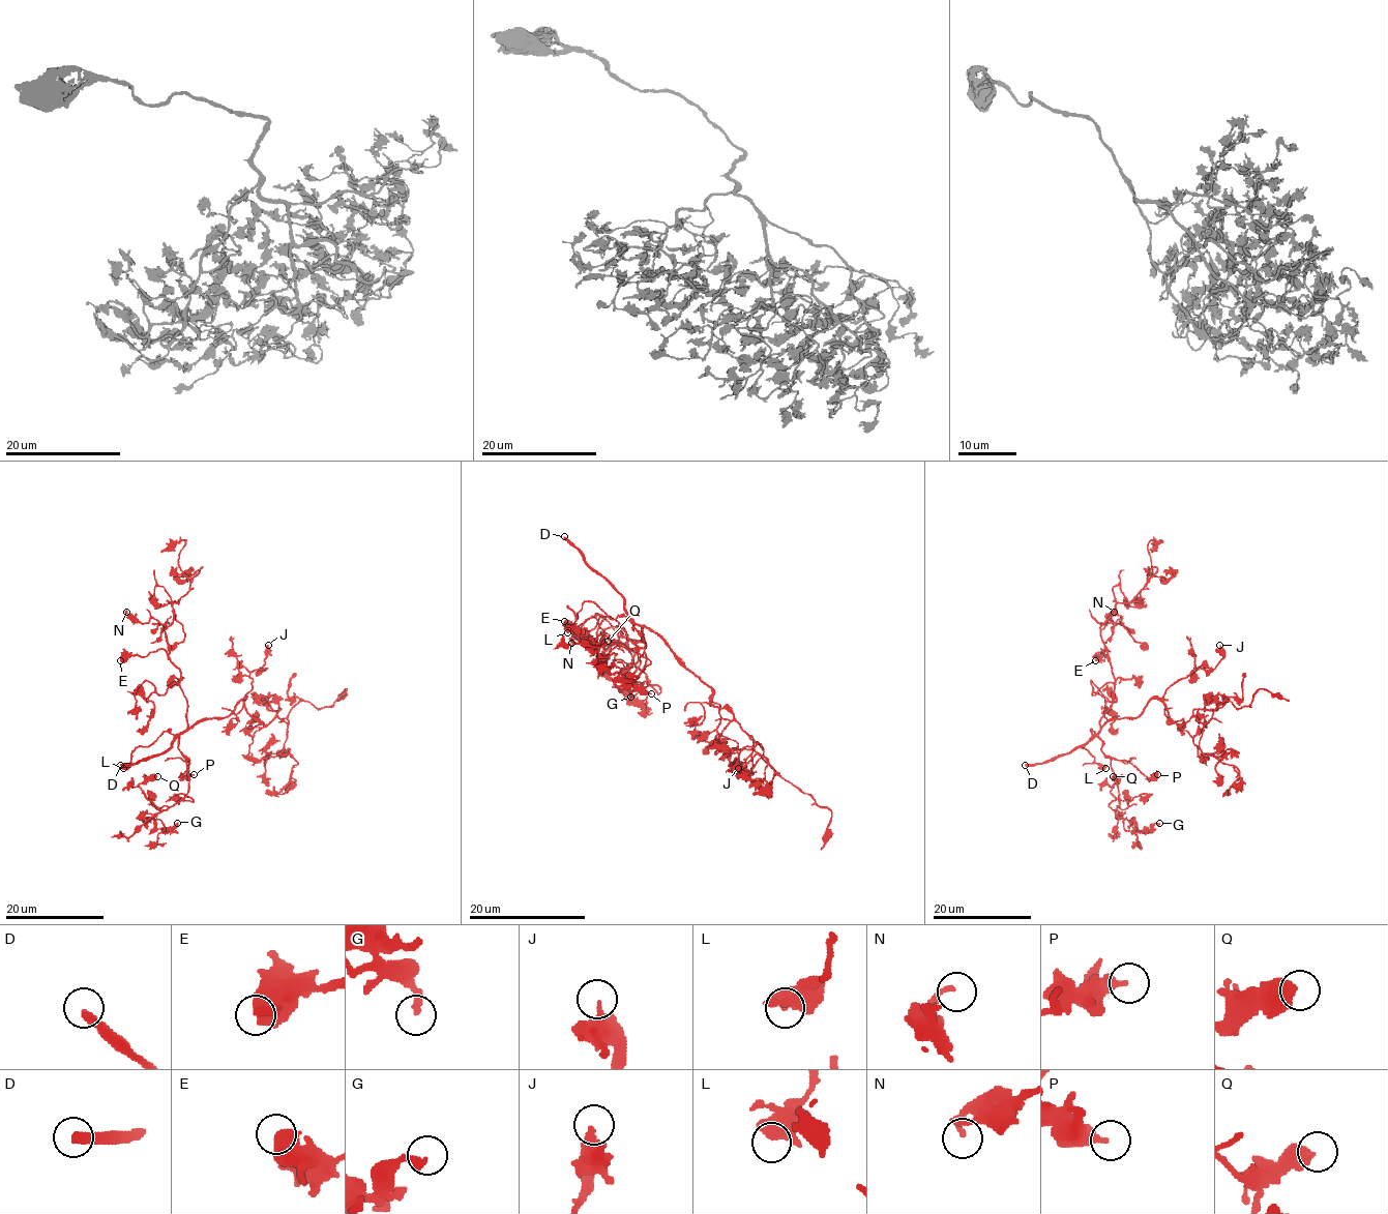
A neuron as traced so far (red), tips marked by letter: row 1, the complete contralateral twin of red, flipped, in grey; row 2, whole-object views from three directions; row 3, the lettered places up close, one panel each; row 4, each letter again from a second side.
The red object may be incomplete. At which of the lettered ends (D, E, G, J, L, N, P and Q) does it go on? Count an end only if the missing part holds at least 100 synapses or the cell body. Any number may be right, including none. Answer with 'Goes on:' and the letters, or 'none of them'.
Goes on: D, P

